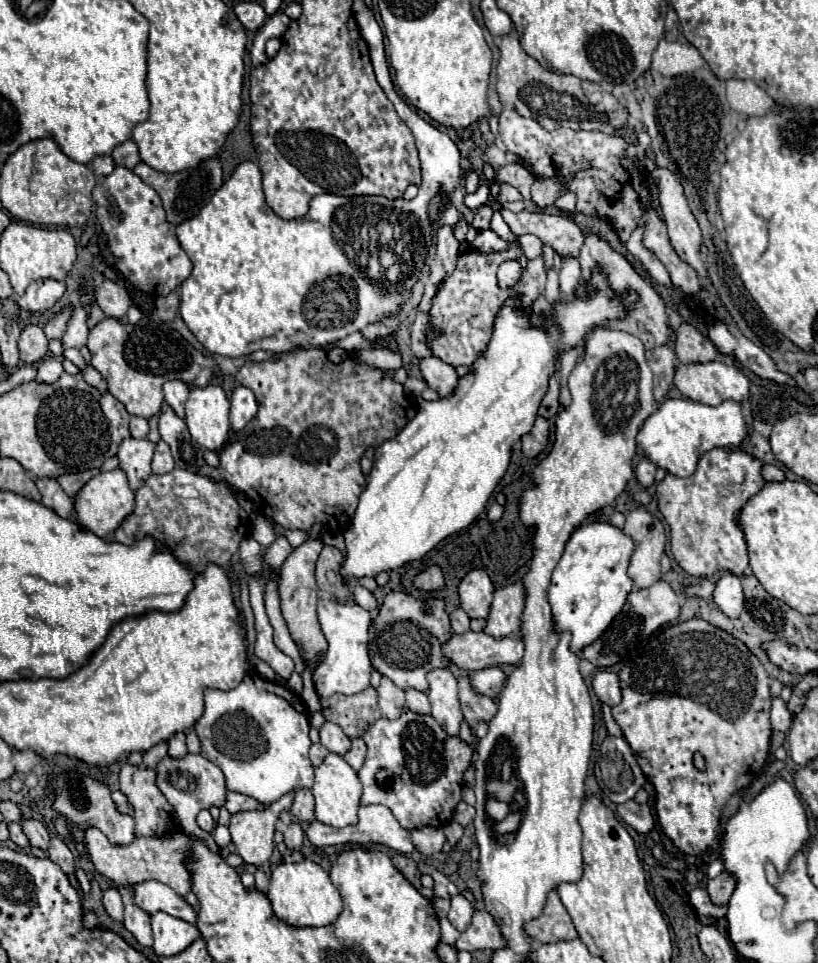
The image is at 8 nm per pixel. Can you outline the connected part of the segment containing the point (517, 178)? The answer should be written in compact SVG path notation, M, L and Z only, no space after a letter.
M511 164L507 168L501 168L501 170L497 170L497 178L507 182L507 184L511 184L511 186L515 186L523 194L523 202L527 211L531 213L543 212L543 208L537 206L531 200L531 184L533 184L535 176L531 176L525 166Z

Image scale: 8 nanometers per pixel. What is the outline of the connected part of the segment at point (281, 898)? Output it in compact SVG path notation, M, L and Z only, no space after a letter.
M303 860L297 864L285 864L285 862L279 864L271 874L267 898L271 902L275 916L295 928L329 926L339 918L339 914L343 910L341 894L331 884L329 874L319 864L315 864L311 860Z

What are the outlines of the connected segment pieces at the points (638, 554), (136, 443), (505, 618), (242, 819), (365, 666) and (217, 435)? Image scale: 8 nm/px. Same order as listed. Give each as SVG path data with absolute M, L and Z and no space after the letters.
M635 508L627 514L627 520L625 520L625 526L623 526L623 532L633 538L637 542L635 550L633 550L633 556L631 556L631 562L629 562L629 578L635 582L635 588L649 588L651 584L655 584L659 578L661 578L661 566L659 566L659 560L661 560L661 554L665 550L665 528L659 520L655 520L647 510L643 508Z
M125 438L119 446L117 458L121 462L123 472L129 478L131 490L139 490L147 478L151 476L151 460L153 460L155 444L149 438Z
M523 578L515 584L495 590L491 612L487 616L485 632L489 636L507 636L521 628L521 614L525 608L525 584Z
M295 792L285 794L277 802L269 804L263 812L237 812L231 816L231 836L237 848L237 854L251 866L263 866L269 862L275 842L275 822L283 808L289 808L295 798Z
M319 600L317 602L317 618L321 624L321 632L327 640L327 650L323 656L323 662L329 662L331 674L337 674L337 694L359 694L369 688L369 676L371 676L371 662L369 662L369 624L371 614L363 610L355 602L331 602L331 600Z
M191 388L185 412L185 422L193 440L207 450L219 452L229 438L229 400L223 388Z

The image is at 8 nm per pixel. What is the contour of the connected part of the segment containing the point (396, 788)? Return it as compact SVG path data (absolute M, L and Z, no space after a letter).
M405 708L397 720L381 718L363 736L367 744L367 758L363 768L357 772L363 784L361 804L383 804L387 806L397 822L411 830L417 826L441 826L453 814L453 808L461 800L461 778L471 762L471 750L459 736L447 736L433 716L421 716Z

